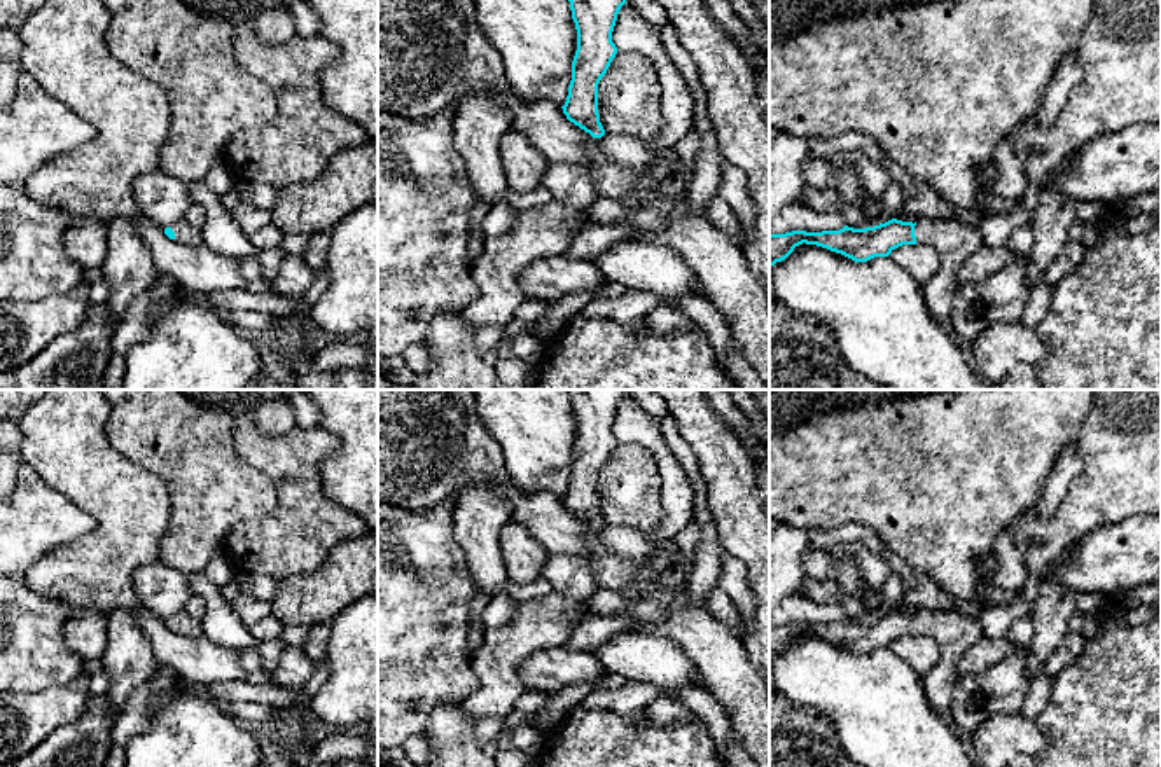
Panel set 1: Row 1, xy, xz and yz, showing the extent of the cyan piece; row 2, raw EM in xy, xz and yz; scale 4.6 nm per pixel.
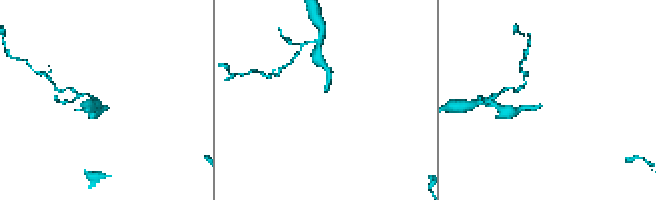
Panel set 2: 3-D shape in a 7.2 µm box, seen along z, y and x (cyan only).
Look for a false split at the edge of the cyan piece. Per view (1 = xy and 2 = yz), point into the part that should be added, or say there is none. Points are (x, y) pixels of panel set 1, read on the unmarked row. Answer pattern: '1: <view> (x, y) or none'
1: xy (184, 624)
2: yz (955, 633)

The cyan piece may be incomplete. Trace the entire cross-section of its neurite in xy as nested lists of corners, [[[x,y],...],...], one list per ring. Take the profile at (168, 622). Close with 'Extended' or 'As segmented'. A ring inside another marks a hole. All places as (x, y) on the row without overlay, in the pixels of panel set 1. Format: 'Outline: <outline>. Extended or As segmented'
Outline: [[[178,612],[164,620],[164,625],[182,636],[203,636],[201,620],[191,617],[187,612]]]. Extended

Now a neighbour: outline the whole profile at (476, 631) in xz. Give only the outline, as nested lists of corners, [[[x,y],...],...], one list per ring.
[[[469,622],[467,655],[472,655],[483,646],[486,627],[483,624]]]

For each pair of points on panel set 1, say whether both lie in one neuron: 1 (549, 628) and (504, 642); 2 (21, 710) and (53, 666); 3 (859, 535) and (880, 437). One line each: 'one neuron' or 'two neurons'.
1: one neuron
2: two neurons
3: two neurons

